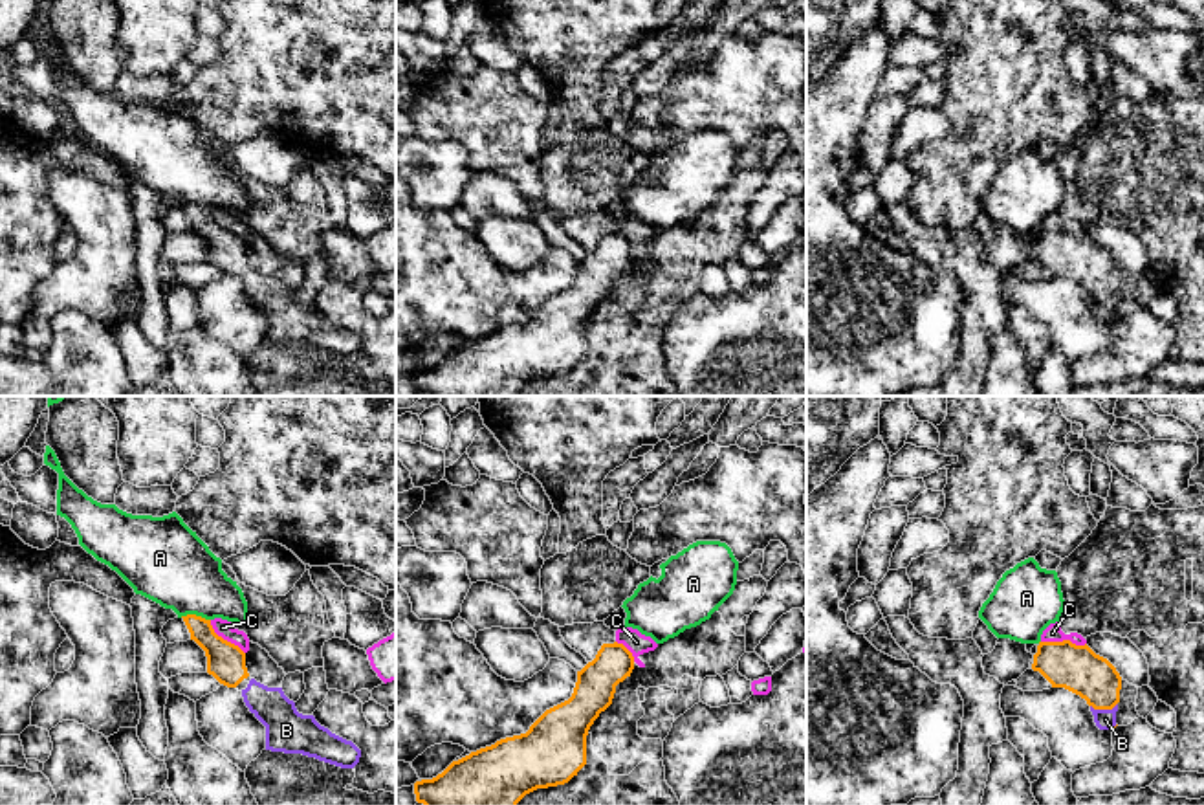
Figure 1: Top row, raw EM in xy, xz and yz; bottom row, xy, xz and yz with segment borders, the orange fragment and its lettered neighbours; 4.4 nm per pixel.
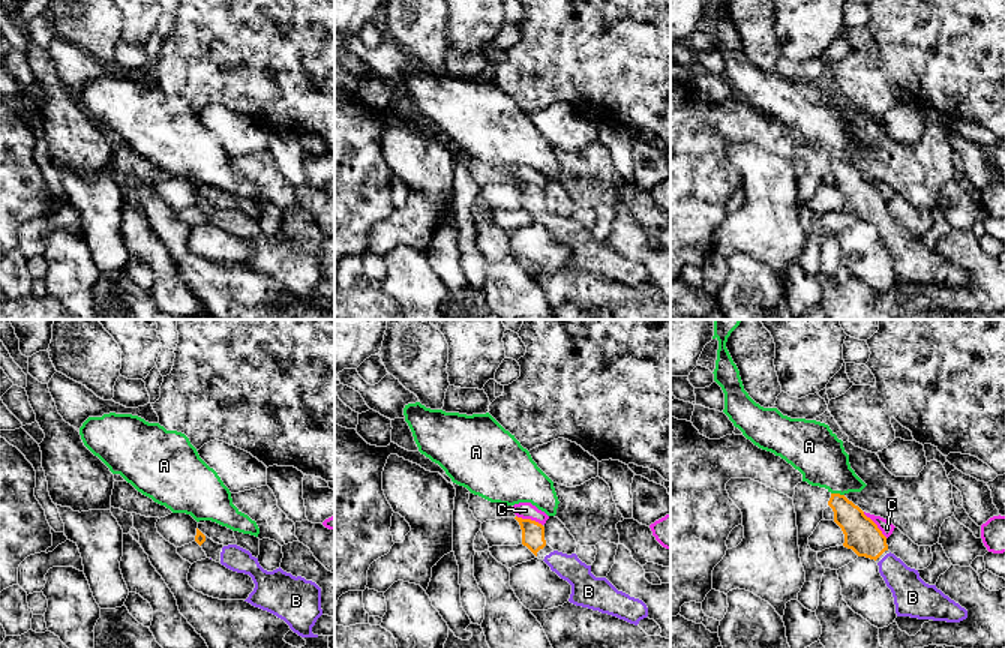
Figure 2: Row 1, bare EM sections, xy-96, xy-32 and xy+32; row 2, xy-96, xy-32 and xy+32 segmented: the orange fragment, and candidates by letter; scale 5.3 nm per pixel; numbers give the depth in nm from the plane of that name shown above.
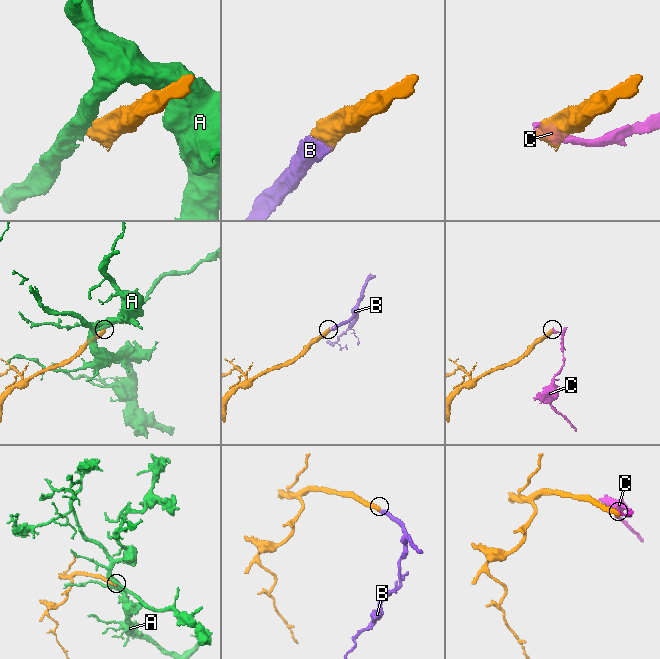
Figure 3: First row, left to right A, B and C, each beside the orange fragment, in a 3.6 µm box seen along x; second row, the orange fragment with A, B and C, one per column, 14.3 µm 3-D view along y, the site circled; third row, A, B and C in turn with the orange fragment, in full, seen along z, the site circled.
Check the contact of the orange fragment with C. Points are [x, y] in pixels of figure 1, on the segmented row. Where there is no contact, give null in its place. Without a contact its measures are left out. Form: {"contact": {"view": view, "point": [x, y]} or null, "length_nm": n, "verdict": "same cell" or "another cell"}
{"contact": {"view": "yz", "point": [1063, 640]}, "length_nm": 200, "verdict": "another cell"}

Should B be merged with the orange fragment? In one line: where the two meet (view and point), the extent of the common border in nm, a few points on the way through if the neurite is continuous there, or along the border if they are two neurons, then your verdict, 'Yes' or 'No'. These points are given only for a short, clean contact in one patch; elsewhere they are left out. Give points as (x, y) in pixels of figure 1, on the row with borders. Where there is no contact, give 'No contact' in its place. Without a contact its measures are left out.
Touches orange at yz (1104, 708). Shared border 120 nm. Path across: yz (1076, 668), (1102, 694), (1104, 708), (1105, 719). Yes

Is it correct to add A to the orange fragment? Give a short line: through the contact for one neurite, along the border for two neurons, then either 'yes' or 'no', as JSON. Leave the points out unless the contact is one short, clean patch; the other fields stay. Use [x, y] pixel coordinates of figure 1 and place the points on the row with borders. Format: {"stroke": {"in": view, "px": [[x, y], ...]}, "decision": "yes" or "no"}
{"stroke": {"in": "xy", "px": [[180, 617], [200, 615], [209, 620]]}, "decision": "no"}

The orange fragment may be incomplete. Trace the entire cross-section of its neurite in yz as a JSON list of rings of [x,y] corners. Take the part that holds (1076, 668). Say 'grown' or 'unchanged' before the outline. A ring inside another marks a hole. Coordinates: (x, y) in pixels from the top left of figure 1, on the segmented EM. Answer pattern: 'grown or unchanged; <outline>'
grown; [[[1039,642],[1032,669],[1039,671],[1052,688],[1065,688],[1085,699],[1100,730],[1118,726],[1122,677],[1107,658],[1096,655],[1087,644]]]

